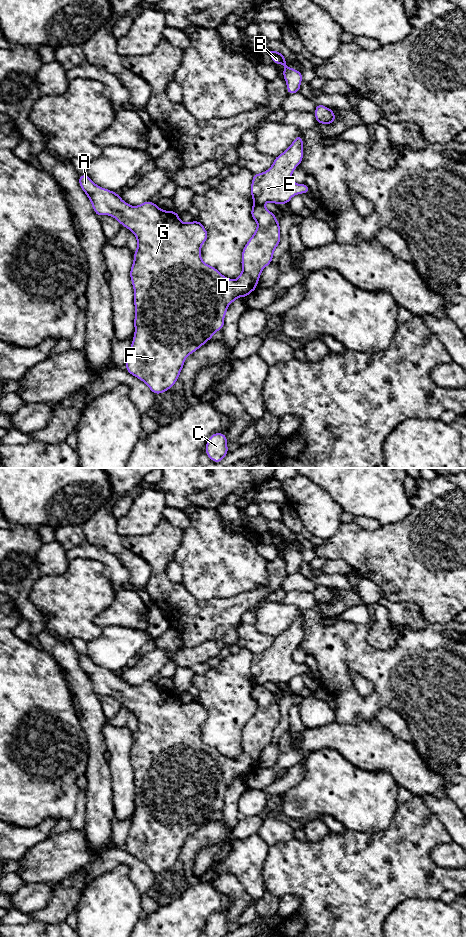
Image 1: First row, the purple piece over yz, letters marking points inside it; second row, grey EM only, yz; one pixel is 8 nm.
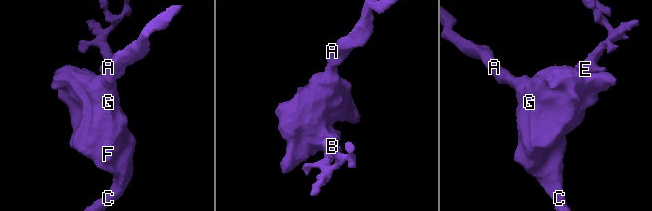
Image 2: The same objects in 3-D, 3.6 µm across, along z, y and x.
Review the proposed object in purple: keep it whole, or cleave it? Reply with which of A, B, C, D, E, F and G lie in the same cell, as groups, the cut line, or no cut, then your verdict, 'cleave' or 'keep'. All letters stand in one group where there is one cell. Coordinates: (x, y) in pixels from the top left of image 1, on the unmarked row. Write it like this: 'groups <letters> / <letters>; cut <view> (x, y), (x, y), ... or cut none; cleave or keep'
groups A C D F G / B E; cut yz (253, 682), (263, 685); cleave

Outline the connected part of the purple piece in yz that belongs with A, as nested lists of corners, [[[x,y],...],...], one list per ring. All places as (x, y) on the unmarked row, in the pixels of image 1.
[[[79,654],[79,665],[91,681],[97,696],[114,697],[136,716],[137,730],[133,734],[130,750],[134,769],[135,813],[128,832],[126,851],[143,861],[154,874],[164,873],[178,860],[185,839],[212,819],[215,812],[223,809],[228,786],[239,777],[247,777],[257,768],[261,752],[271,744],[274,730],[280,723],[280,704],[275,694],[264,685],[253,683],[251,696],[257,702],[257,708],[242,730],[242,752],[233,760],[203,742],[201,726],[207,720],[208,712],[198,700],[184,703],[179,699],[179,693],[162,690],[150,680],[131,686],[117,673],[95,664],[89,655]]]

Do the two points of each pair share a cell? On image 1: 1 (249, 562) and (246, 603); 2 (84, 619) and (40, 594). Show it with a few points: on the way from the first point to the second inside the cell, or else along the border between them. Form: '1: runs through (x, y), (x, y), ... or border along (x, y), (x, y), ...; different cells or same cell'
1: border along (268, 579), (264, 585), (239, 592), (225, 599); different cells
2: runs through (73, 608), (65, 600), (51, 595); same cell

